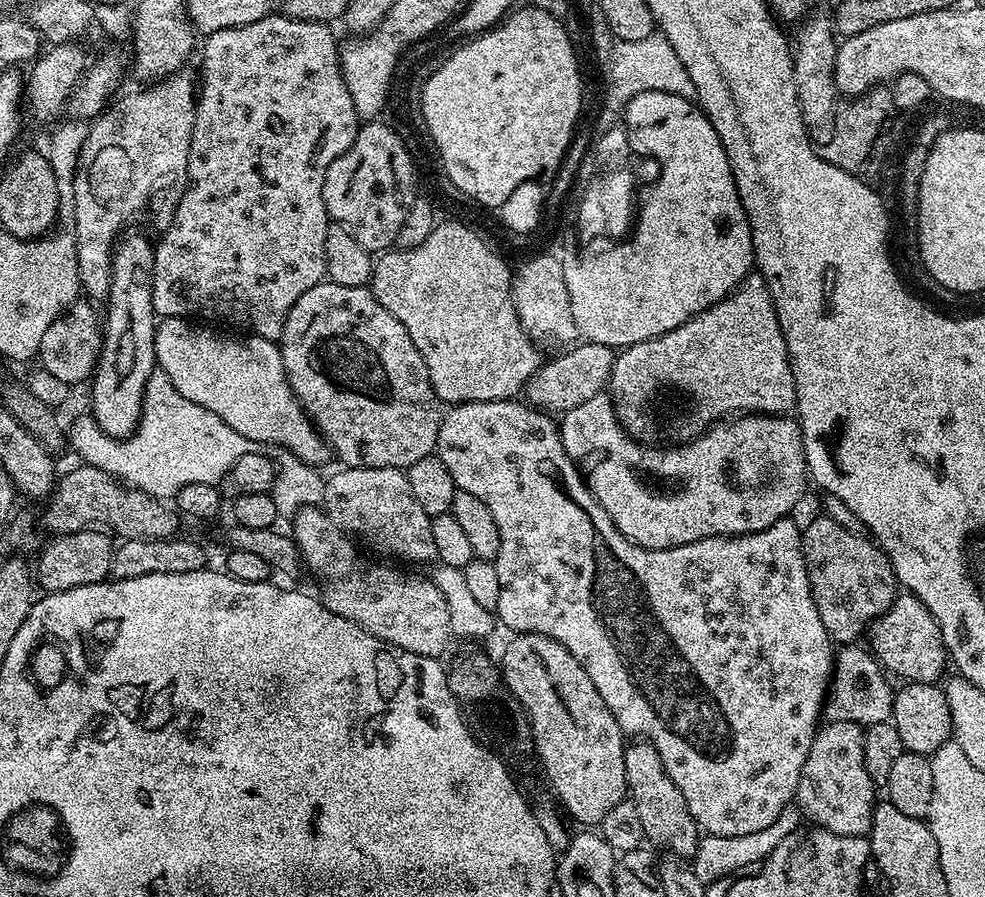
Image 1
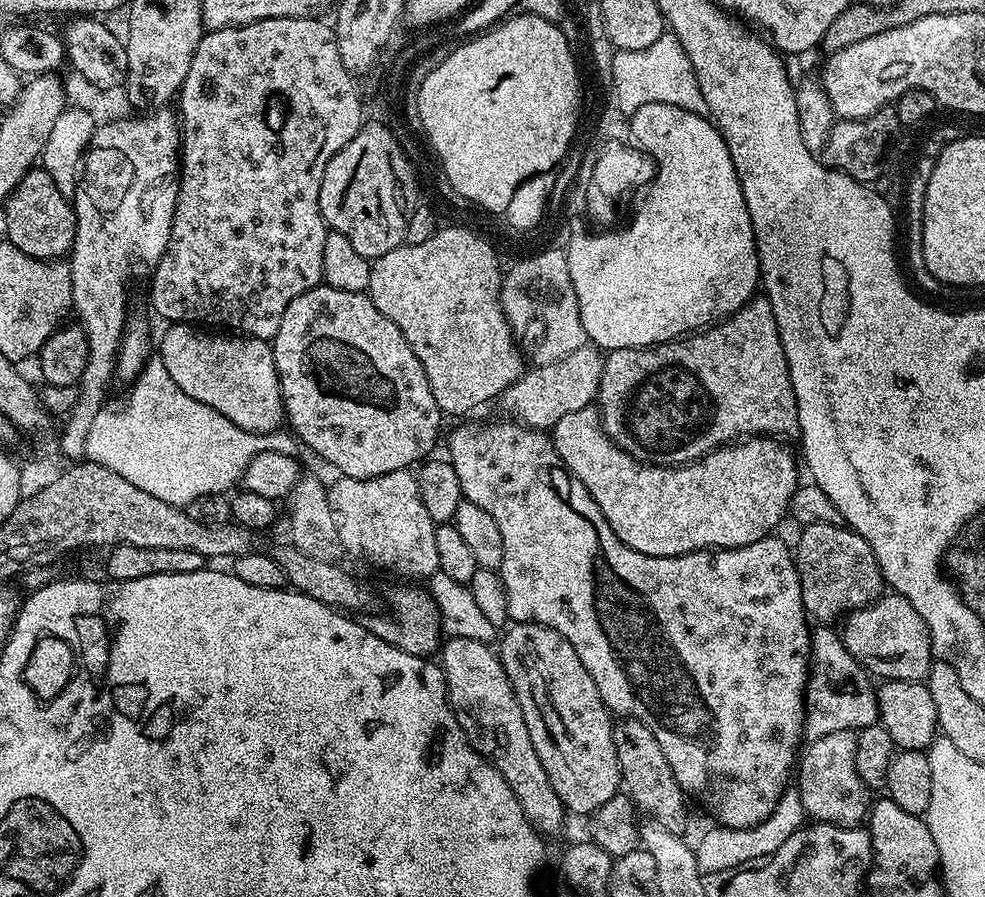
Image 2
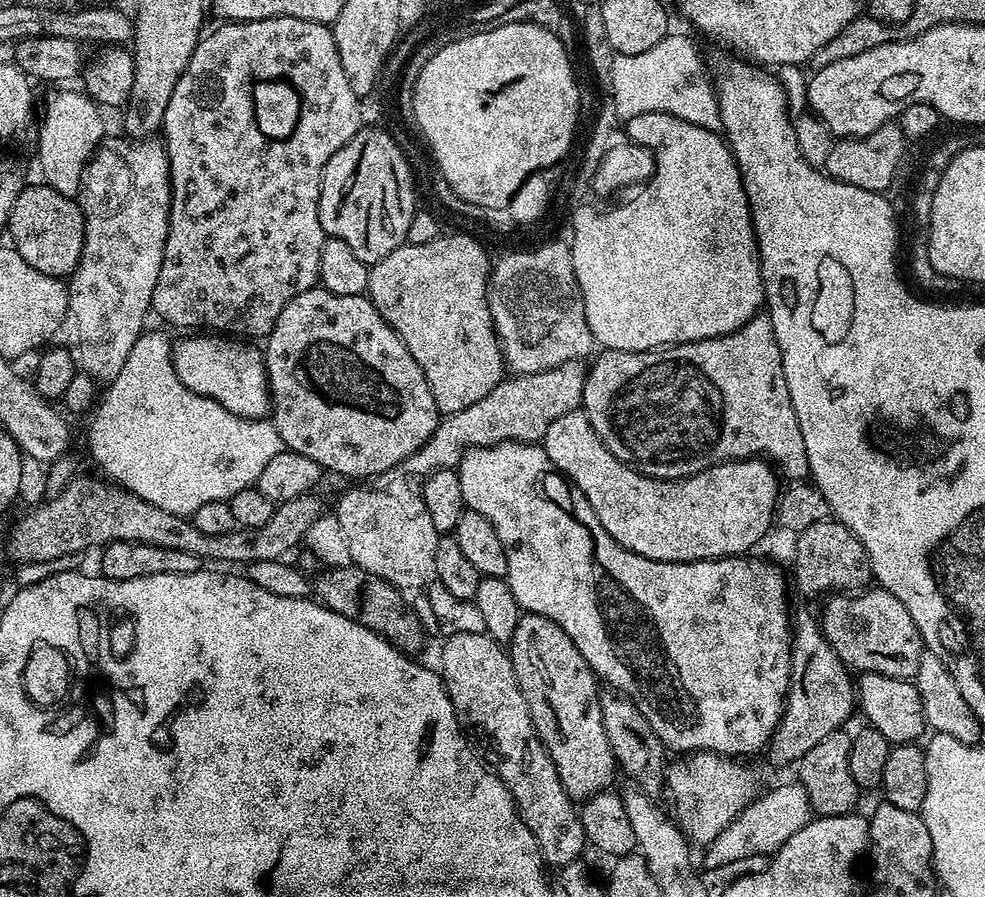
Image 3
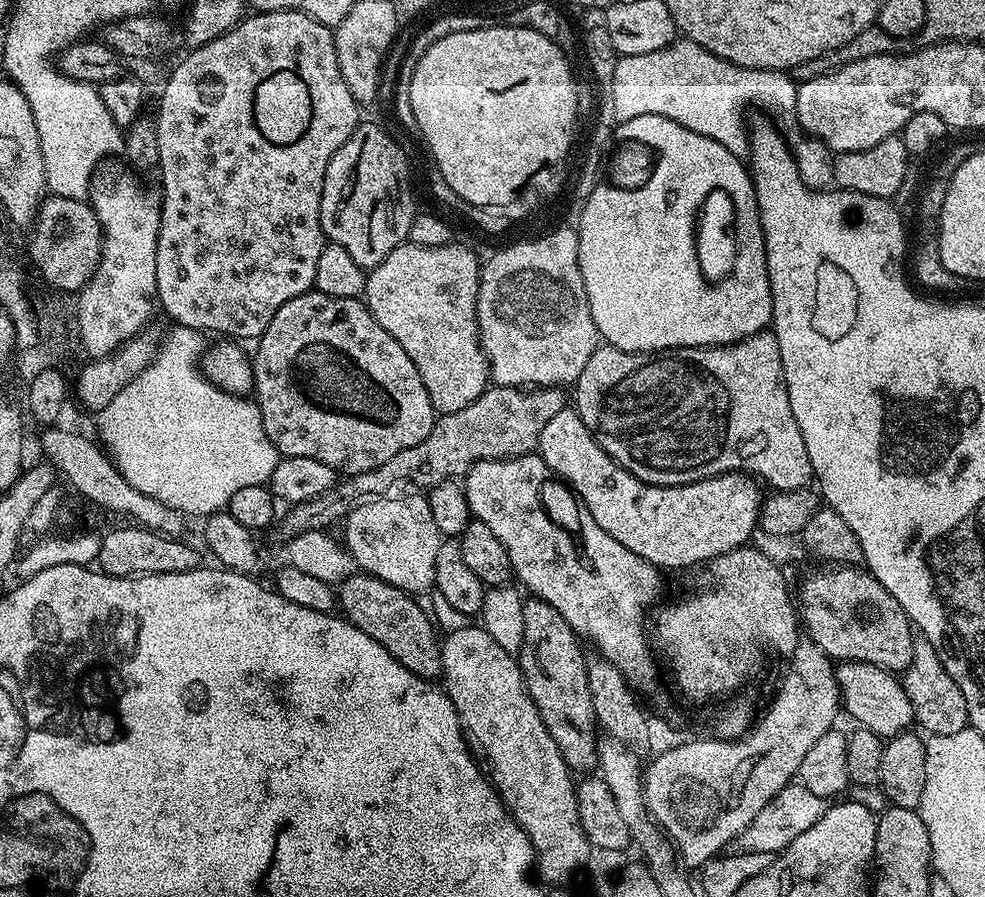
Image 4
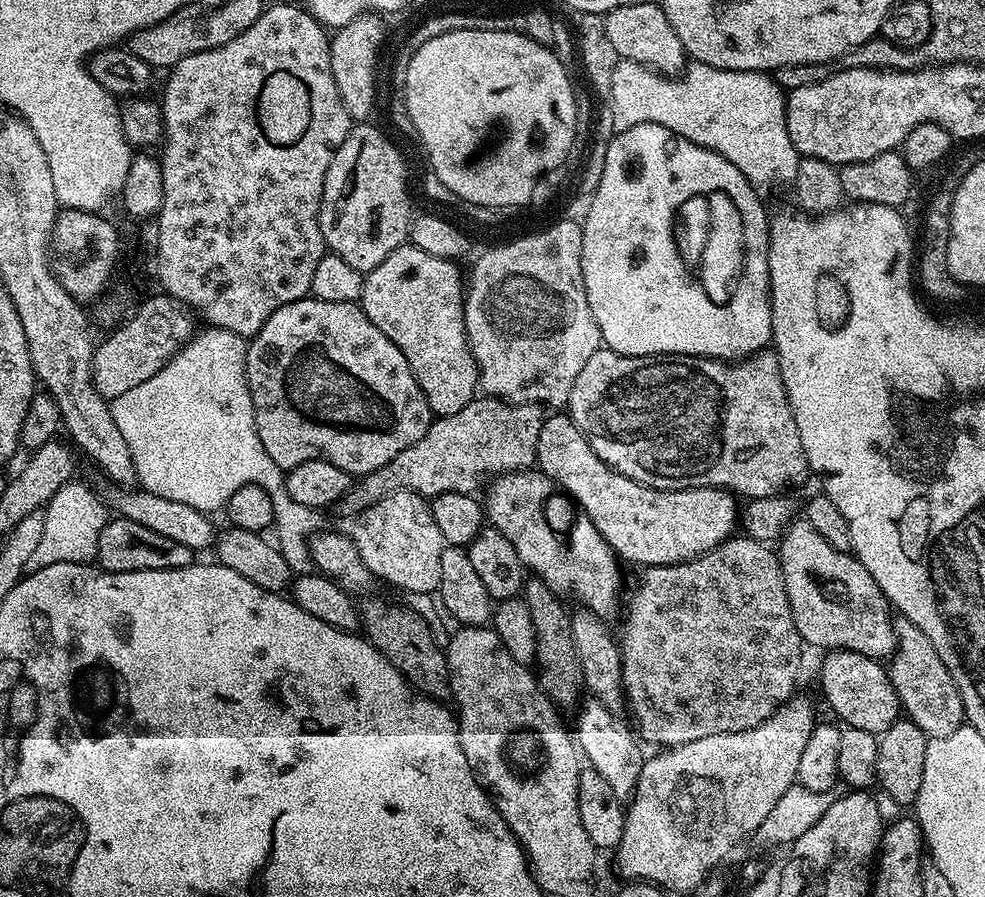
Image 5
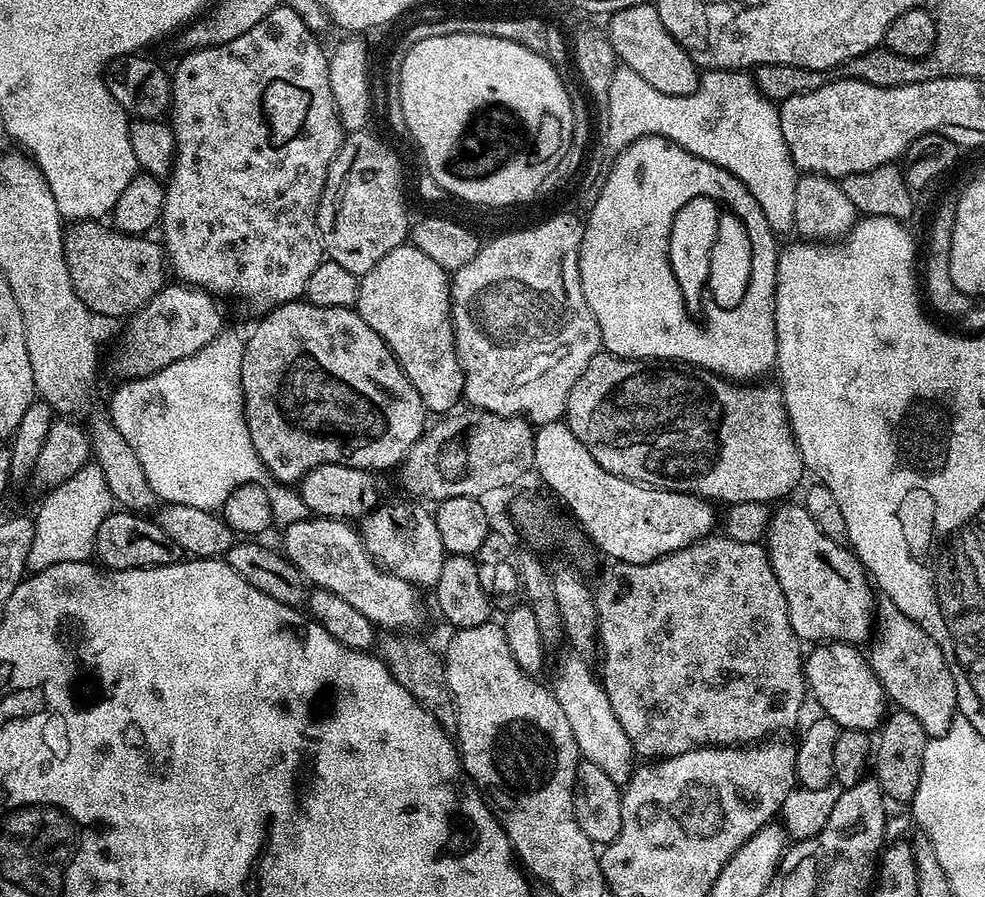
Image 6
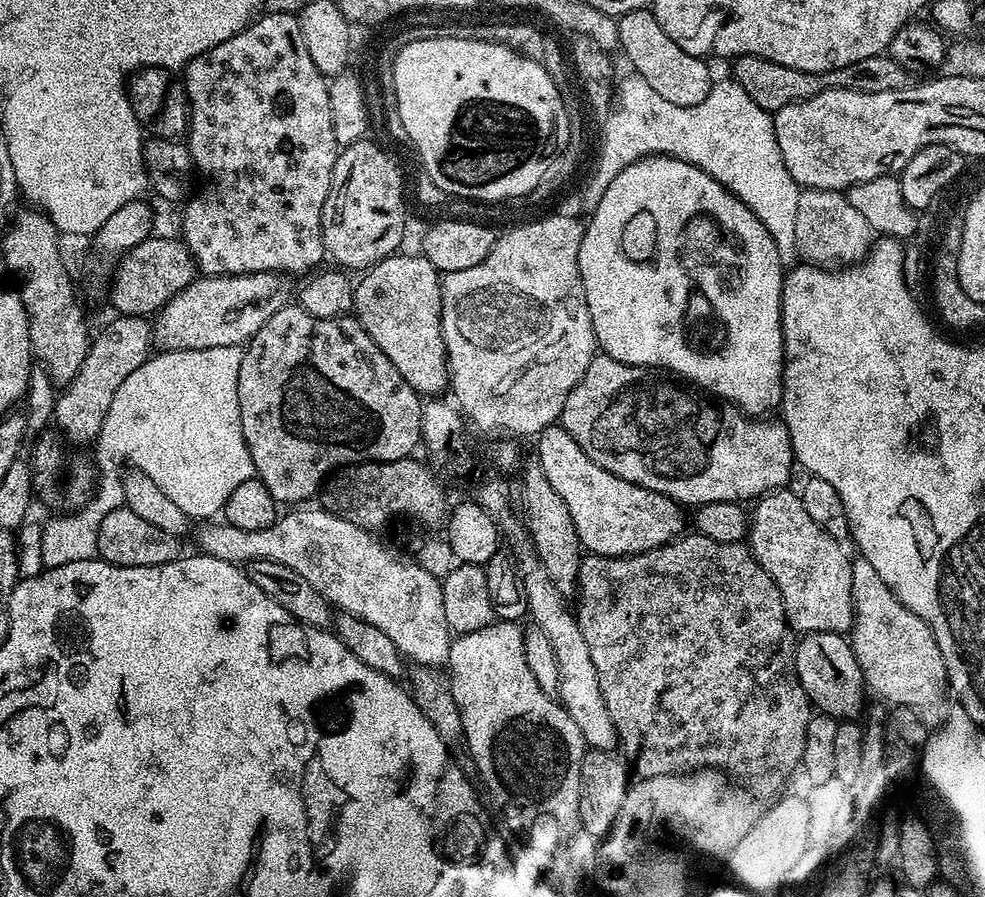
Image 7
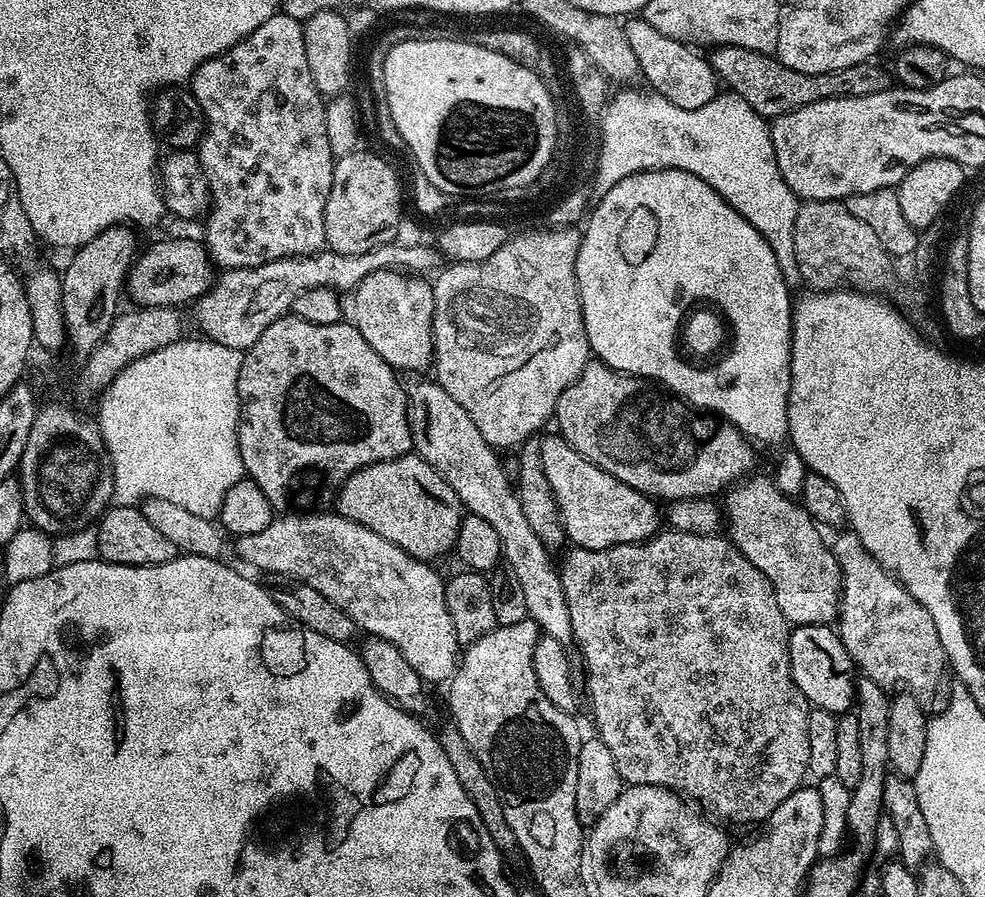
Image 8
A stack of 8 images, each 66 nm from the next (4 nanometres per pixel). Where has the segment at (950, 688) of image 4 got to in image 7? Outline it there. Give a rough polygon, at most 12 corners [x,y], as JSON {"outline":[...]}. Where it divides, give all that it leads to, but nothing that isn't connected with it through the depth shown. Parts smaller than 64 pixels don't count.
{"outline":[[852,560],[850,643],[867,691],[948,719],[932,627]]}

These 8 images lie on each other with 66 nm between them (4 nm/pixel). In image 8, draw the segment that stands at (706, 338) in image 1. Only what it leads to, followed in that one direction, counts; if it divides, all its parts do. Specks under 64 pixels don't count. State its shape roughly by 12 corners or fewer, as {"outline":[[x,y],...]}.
{"outline":[[592,358],[554,424],[660,502],[755,469],[735,426]]}

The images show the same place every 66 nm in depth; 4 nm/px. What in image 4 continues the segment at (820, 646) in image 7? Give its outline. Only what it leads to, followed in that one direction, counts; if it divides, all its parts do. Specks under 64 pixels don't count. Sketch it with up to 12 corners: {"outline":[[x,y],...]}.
{"outline":[[846,660],[836,668],[843,711],[881,738],[913,727],[893,673]]}

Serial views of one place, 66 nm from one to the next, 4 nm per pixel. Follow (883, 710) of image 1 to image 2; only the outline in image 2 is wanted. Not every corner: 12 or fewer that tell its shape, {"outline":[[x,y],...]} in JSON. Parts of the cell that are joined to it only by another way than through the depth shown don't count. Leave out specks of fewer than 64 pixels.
{"outline":[[832,626],[812,628],[805,741],[877,723],[877,685]]}

